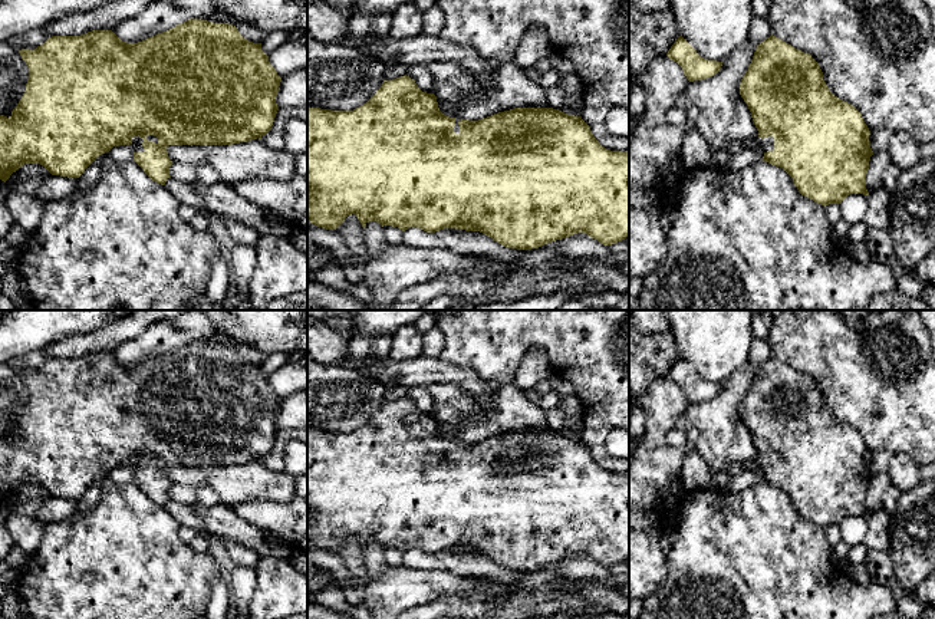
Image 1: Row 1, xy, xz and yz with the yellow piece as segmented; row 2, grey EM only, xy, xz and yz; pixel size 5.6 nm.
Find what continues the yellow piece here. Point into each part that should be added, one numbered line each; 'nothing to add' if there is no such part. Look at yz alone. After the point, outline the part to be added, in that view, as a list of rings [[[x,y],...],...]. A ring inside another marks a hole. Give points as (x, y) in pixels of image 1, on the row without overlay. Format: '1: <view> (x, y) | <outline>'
1: yz (766, 466) | [[[767,458],[767,460],[758,460],[758,470],[763,471],[764,474],[773,473],[774,471],[774,460]]]

